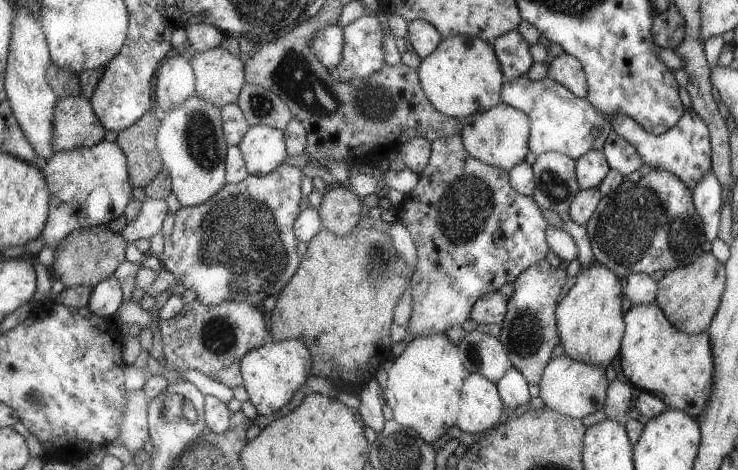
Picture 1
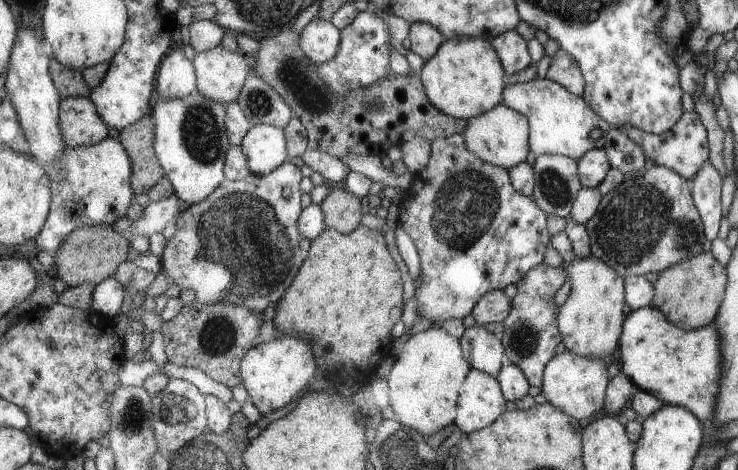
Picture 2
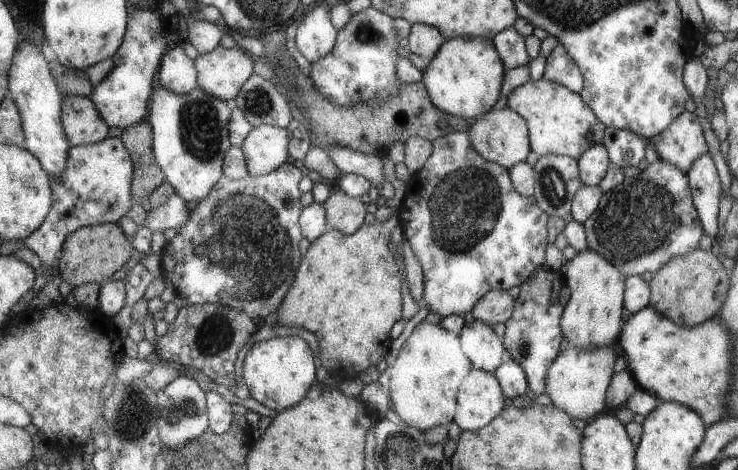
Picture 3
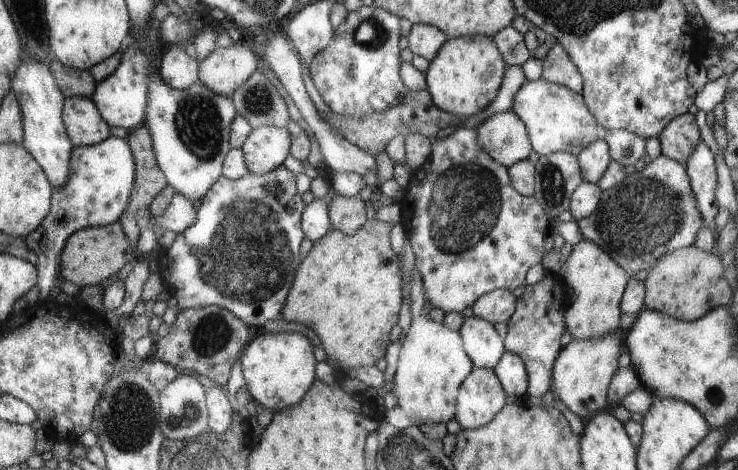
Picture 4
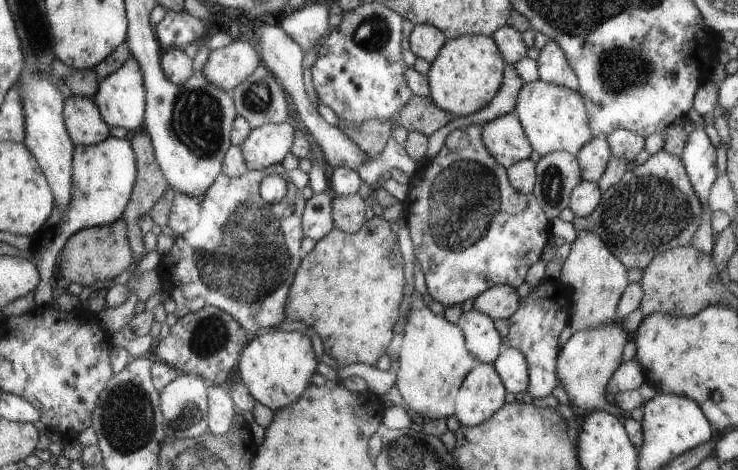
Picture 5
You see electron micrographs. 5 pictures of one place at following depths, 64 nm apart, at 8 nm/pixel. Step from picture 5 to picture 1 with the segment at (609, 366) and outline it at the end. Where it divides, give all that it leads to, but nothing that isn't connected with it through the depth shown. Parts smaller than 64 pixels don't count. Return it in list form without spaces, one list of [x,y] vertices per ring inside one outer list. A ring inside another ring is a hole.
[[[562,355],[556,360],[551,360],[549,366],[543,372],[542,382],[539,384],[539,396],[546,406],[561,415],[573,419],[582,419],[603,408],[609,382],[610,380],[606,379],[604,369],[577,363]]]

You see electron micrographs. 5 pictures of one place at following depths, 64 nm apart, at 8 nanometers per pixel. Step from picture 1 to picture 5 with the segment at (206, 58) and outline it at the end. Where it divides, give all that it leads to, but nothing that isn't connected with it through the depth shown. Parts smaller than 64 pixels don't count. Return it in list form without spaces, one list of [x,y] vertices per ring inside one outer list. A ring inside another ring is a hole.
[[[233,40],[227,46],[209,52],[201,73],[227,93],[246,80],[262,62],[254,41]]]

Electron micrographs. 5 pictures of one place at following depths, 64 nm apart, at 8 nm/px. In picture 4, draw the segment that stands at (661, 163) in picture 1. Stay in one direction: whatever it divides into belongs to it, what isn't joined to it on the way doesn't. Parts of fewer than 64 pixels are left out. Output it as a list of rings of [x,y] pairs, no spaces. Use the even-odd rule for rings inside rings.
[[[686,113],[671,120],[657,137],[661,144],[661,154],[686,165],[686,160],[692,155],[701,136],[702,130],[696,117]]]

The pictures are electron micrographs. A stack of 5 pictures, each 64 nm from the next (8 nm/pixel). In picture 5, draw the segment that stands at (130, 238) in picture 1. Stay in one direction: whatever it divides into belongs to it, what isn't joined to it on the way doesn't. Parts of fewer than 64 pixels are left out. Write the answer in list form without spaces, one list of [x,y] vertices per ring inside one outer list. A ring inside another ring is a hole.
[[[176,192],[167,225],[176,235],[190,231],[199,223],[200,209],[201,204],[198,204],[196,197]]]

